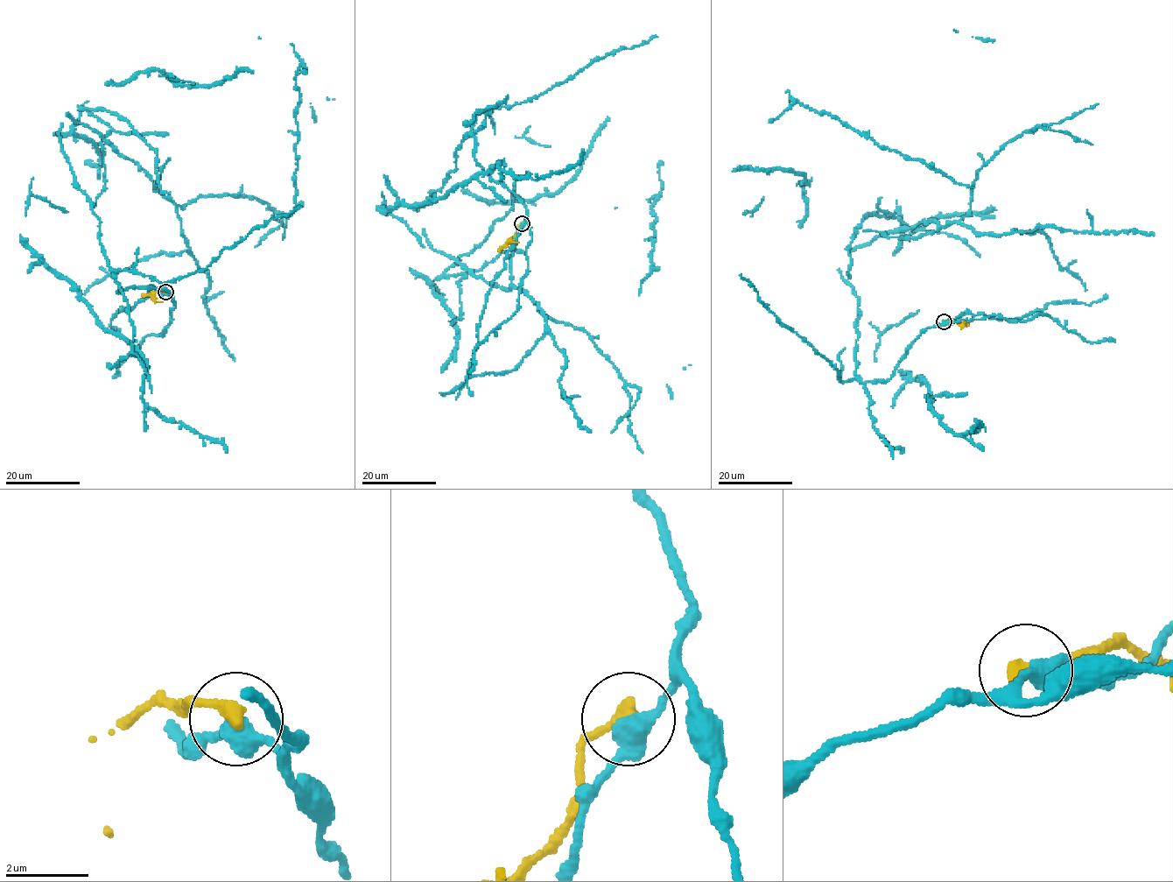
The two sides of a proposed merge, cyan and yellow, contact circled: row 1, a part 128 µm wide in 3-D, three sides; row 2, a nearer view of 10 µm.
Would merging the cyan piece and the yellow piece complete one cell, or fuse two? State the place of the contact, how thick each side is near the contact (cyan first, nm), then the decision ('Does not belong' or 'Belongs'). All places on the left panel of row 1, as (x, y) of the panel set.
Place: (165, 292). Thickness 440 nm (cyan) against 400 nm. Does not belong

